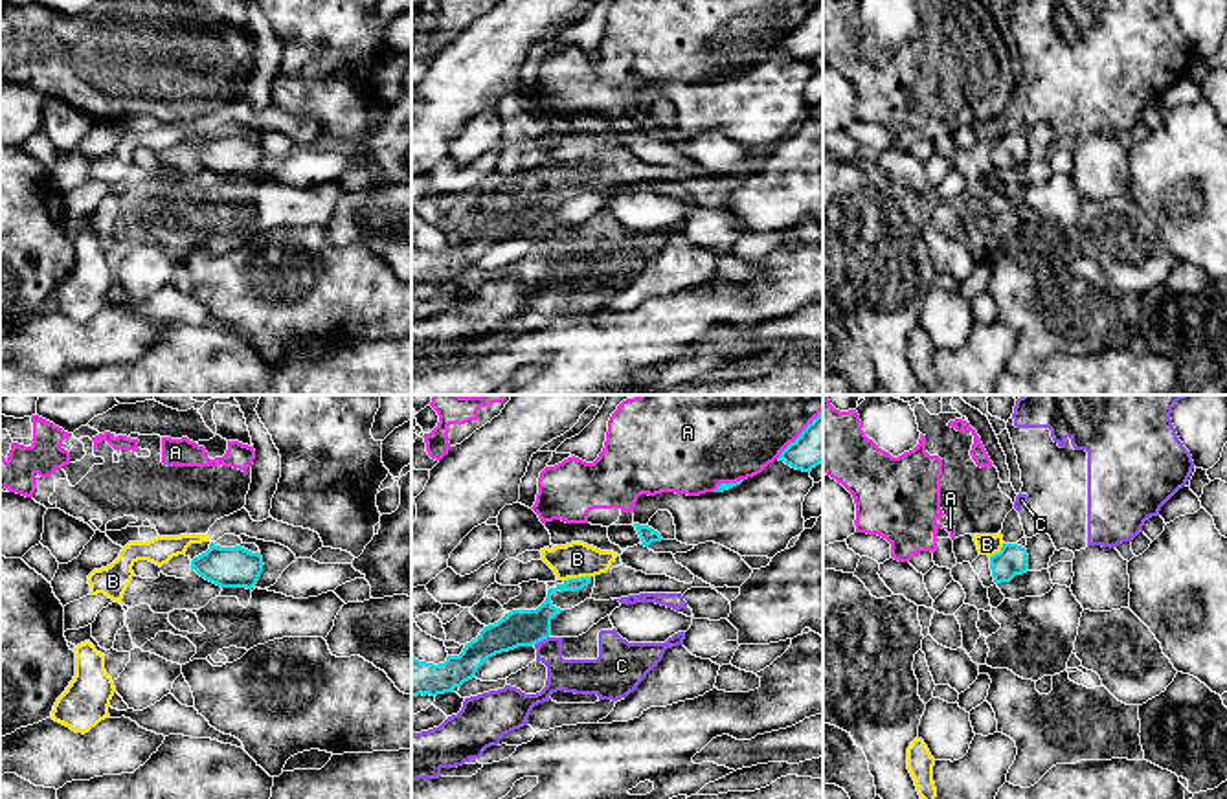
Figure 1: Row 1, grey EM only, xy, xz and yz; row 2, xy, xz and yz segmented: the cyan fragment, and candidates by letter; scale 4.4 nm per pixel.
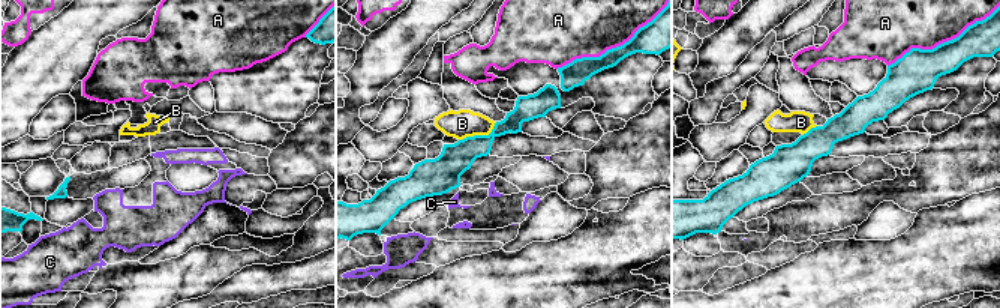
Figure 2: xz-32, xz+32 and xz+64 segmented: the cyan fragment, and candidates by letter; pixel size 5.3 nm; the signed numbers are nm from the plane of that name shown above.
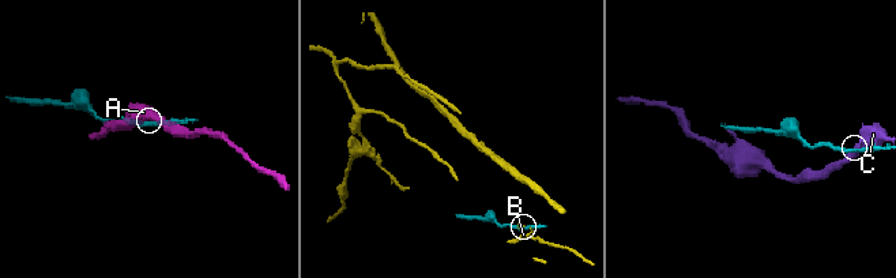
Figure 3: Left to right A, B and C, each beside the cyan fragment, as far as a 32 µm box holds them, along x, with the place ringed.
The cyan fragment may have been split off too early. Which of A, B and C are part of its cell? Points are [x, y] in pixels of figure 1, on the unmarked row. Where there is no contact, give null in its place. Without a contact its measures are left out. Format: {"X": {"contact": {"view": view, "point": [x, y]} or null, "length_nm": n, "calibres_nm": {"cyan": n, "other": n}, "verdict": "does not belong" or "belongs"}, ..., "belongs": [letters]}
{"A": {"contact": {"view": "xz", "point": [799, 24]}, "length_nm": 280, "calibres_nm": {"cyan": 190, "other": 280}, "verdict": "does not belong"}, "B": {"contact": {"view": "xz", "point": [577, 168]}, "length_nm": 120, "calibres_nm": {"cyan": 110, "other": 160}, "verdict": "does not belong"}, "C": {"contact": {"view": "xz", "point": [540, 228]}, "length_nm": 80, "calibres_nm": {"cyan": 160, "other": 160}, "verdict": "does not belong"}, "belongs": []}

